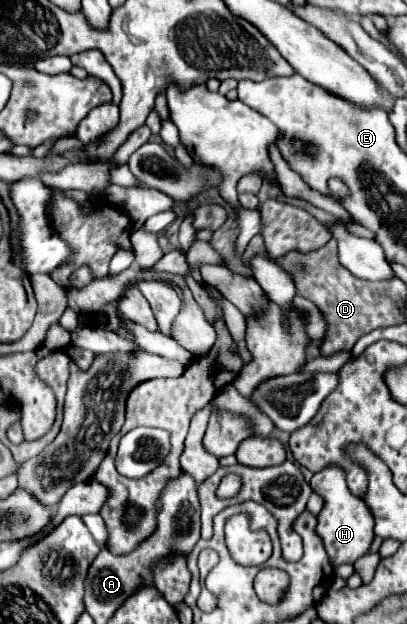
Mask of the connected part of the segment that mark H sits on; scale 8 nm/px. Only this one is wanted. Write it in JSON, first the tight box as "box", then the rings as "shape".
{"box":[311,465,373,567],"shape":[[[329,465],[315,473],[311,479],[311,489],[319,493],[325,501],[323,509],[317,515],[315,533],[321,537],[333,567],[339,567],[343,563],[355,563],[361,555],[369,551],[369,545],[373,541],[373,515],[369,515],[367,505],[359,497],[353,497],[353,493],[349,493],[345,471],[337,465]]]}

